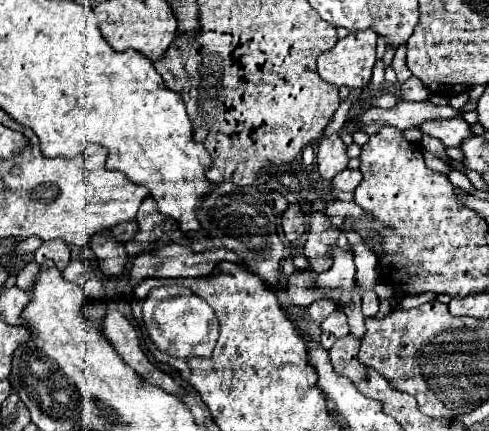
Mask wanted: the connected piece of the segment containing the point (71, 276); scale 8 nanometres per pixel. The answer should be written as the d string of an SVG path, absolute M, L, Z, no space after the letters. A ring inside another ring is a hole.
M72 259L72 261L70 261L70 265L62 271L62 275L64 275L64 279L66 279L66 281L76 283L80 289L84 289L84 287L86 287L86 267L84 267L84 263L82 263L82 261Z

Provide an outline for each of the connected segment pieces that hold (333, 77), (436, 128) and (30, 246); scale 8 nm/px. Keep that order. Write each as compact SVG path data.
M372 29L350 33L330 51L320 53L318 73L334 85L364 87L376 63L376 33Z
M462 117L426 121L426 125L422 125L420 131L440 139L446 147L460 147L466 137L472 137L472 129Z
M28 237L28 239L22 239L16 247L16 253L34 253L38 247L42 245L42 239L40 237Z

